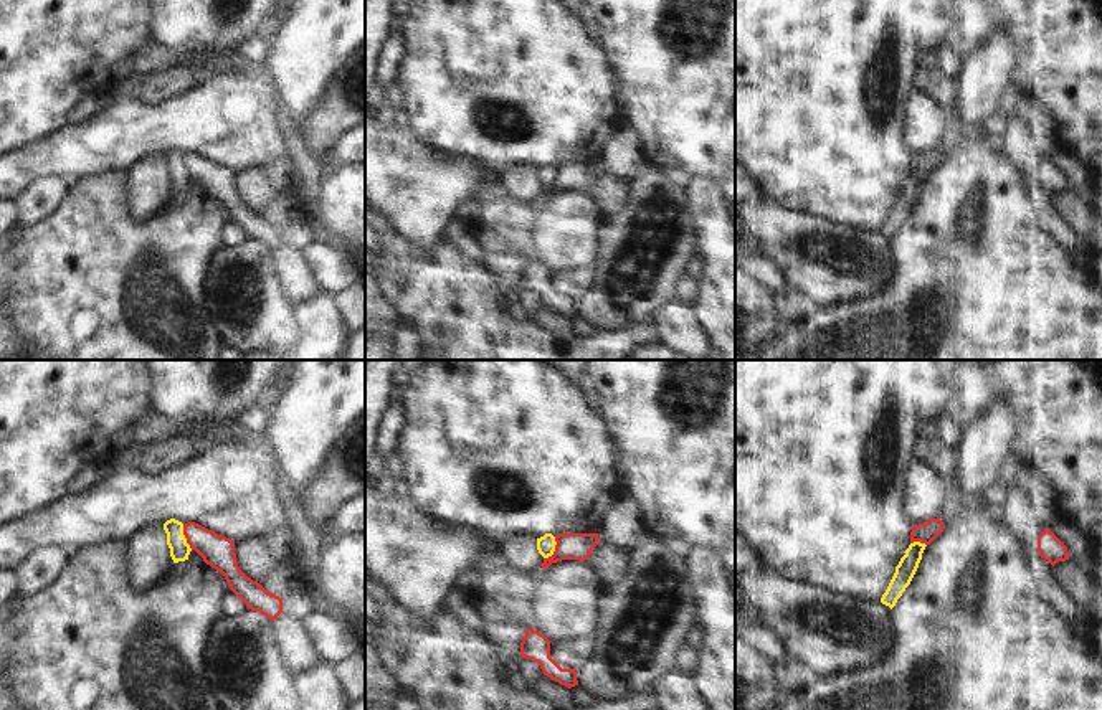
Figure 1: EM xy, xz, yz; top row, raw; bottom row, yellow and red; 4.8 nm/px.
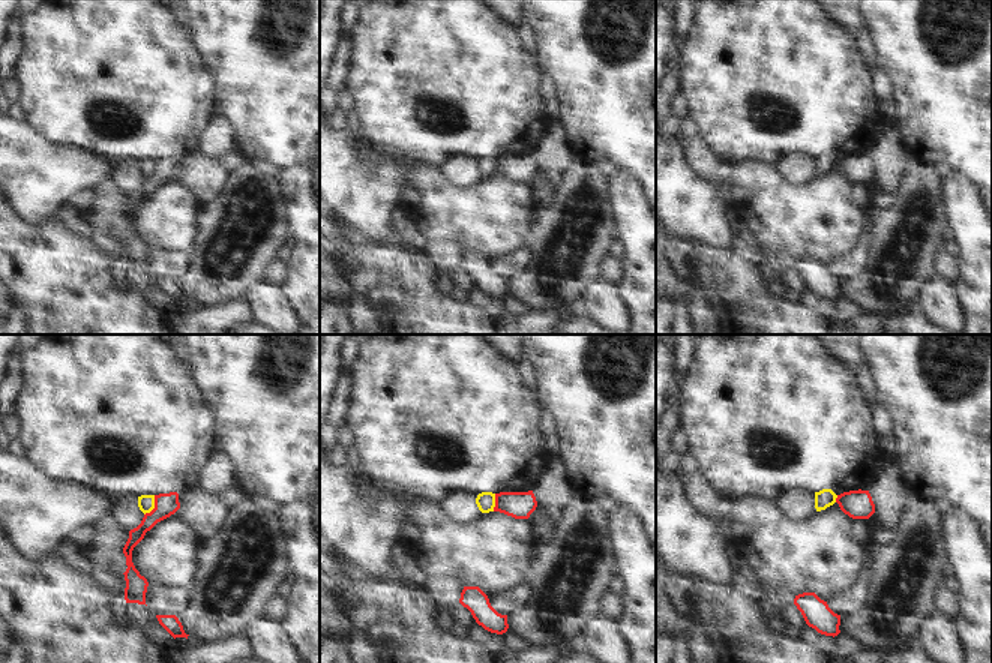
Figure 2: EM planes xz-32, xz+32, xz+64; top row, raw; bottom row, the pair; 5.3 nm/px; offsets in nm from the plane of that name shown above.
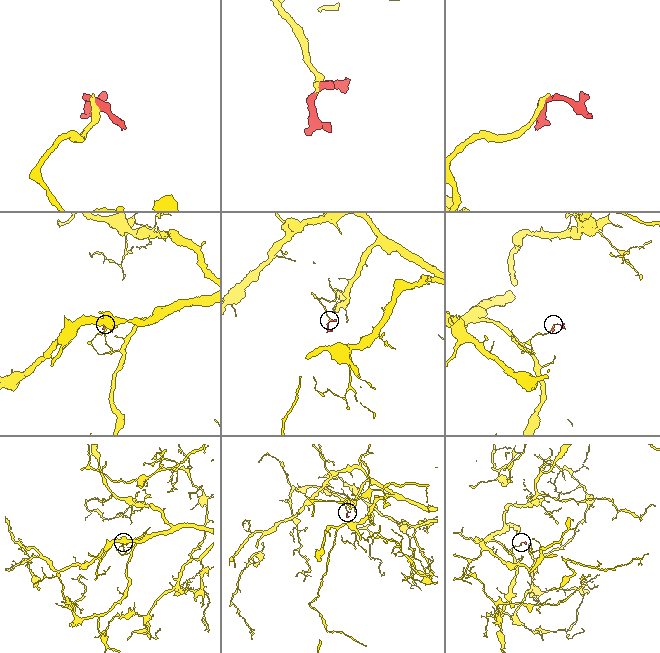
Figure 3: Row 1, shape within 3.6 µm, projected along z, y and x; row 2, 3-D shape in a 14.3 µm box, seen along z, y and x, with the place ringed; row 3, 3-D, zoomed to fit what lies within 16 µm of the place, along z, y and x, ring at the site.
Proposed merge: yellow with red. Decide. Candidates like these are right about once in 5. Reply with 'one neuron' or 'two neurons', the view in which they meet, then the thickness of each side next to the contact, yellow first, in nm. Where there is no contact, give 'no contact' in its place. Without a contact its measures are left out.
two neurons; meets yellow in xz; 90 nm thick on the yellow side, 130 nm on the other

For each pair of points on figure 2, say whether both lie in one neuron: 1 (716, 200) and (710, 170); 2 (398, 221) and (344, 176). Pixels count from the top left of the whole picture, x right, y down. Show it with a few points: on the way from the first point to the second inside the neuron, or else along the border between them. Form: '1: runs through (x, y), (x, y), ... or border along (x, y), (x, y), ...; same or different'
1: border along (686, 164), (707, 182), (721, 186); different
2: border along (399, 204), (389, 215), (392, 231); different

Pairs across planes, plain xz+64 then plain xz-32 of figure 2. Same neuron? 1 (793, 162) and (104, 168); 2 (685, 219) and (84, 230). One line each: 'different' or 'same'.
1: different
2: different

